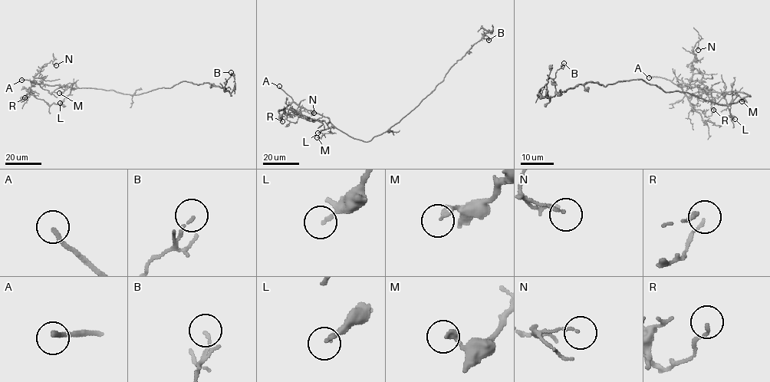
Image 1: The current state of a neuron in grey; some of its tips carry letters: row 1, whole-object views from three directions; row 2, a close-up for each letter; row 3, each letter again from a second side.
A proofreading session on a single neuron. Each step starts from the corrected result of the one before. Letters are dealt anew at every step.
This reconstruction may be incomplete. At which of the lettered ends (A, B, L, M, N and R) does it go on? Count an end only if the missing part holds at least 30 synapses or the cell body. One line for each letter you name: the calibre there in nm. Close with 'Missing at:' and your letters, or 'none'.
A: calibre 200 nm
Missing at: A

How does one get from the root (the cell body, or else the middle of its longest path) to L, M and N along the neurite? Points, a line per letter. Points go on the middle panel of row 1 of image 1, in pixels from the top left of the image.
L: (382, 133), (366, 141), (354, 139), (333, 126), (317, 133)
M: (382, 133), (363, 141), (333, 126), (328, 133), (317, 137)
N: (382, 133), (366, 141), (354, 139), (337, 129), (327, 117), (293, 102), (291, 104), (291, 110), (314, 113)

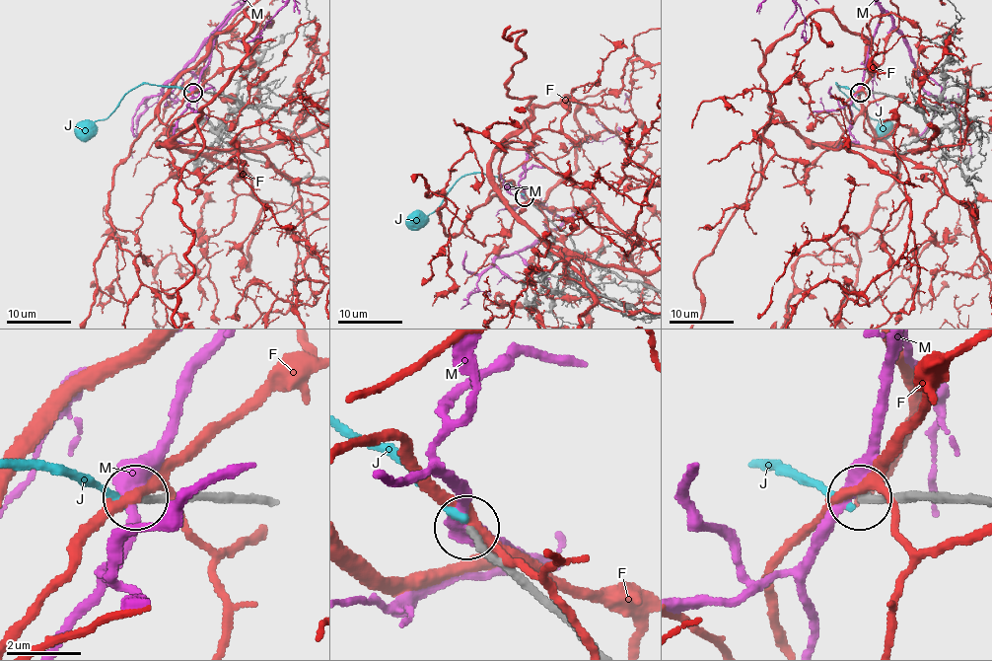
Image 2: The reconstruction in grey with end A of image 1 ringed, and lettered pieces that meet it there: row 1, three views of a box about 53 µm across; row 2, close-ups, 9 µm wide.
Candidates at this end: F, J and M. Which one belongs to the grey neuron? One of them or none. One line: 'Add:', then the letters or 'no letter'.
Add: no letter

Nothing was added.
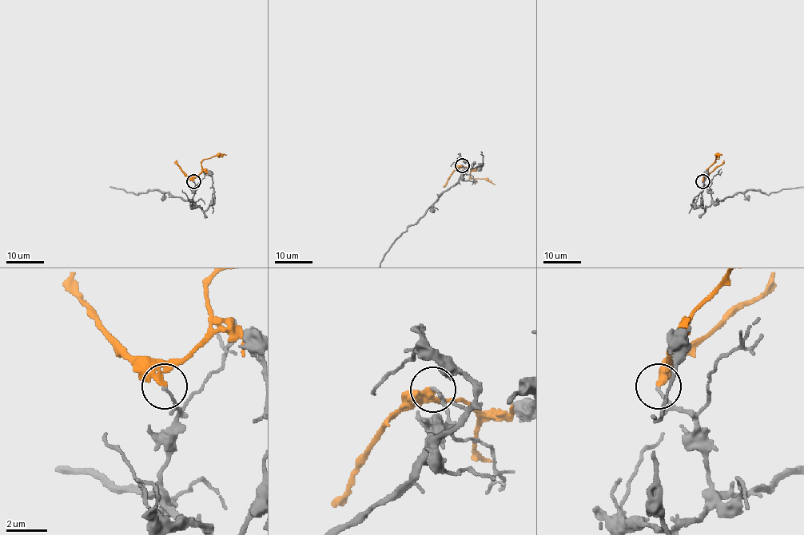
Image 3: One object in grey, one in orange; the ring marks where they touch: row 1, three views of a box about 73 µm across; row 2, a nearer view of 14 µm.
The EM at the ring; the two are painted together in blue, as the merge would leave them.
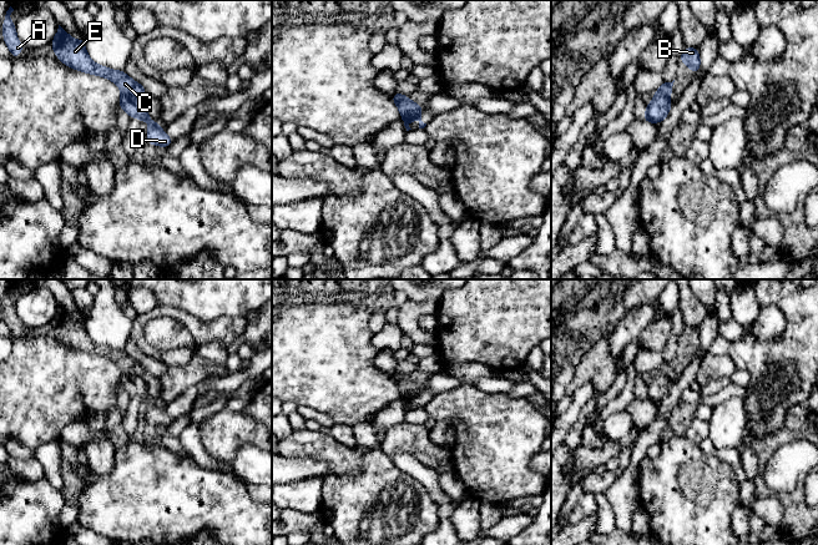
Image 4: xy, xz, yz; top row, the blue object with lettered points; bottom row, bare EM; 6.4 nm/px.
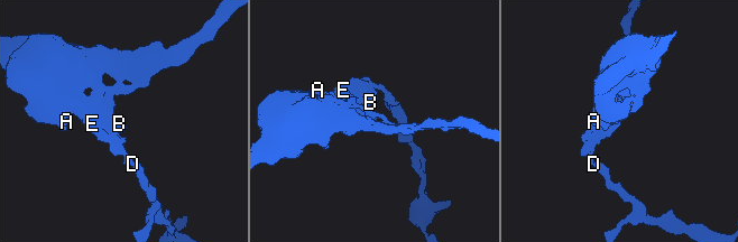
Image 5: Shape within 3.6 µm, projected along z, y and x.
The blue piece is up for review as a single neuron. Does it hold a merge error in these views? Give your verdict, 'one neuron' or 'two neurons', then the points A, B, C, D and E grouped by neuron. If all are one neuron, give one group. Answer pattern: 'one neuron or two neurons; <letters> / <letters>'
two neurons; A B C E / D

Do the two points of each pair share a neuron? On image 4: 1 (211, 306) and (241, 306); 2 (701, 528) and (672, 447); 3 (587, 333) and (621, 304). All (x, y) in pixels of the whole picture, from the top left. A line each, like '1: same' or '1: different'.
1: same
2: same
3: same

